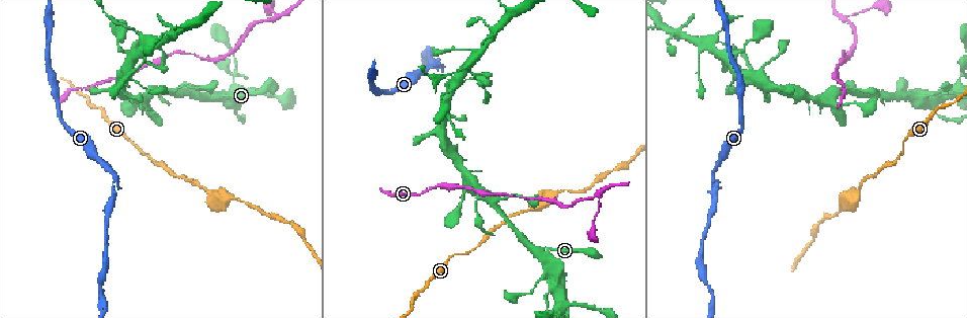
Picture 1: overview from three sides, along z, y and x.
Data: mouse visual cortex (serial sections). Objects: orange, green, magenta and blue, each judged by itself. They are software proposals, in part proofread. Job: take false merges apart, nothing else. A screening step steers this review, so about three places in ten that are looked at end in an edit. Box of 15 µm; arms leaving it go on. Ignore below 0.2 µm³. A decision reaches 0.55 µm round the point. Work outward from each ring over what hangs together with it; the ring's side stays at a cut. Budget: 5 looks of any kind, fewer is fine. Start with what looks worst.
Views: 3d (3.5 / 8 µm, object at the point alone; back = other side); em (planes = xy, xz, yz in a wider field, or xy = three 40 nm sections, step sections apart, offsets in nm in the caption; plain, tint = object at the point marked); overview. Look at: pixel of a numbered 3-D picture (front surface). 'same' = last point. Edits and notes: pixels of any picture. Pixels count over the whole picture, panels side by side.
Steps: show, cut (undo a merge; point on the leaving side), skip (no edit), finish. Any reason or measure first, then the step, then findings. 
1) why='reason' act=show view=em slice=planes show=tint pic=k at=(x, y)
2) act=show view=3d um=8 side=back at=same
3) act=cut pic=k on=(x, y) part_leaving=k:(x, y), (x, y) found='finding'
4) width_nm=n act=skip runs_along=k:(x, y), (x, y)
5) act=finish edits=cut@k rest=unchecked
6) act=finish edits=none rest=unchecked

why='abrupt turn' act=show view=3d um=3.5 pic=1 at=(597, 194)

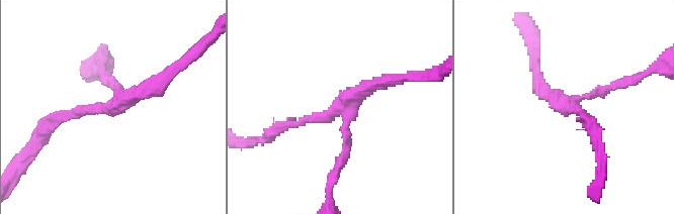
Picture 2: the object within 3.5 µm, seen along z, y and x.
act=show view=em slice=planes show=tint pic=2 at=(112, 105)

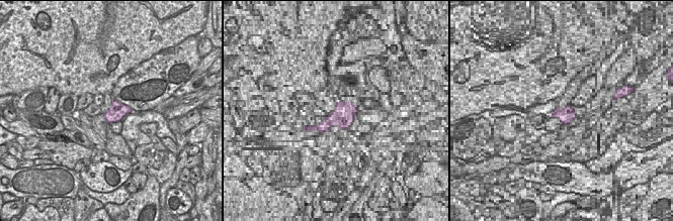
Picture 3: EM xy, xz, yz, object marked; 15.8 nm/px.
act=skip runs_along=2:(52, 121), (114, 106), (114, 84) found='all the same cell'

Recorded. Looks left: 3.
why='looks like a crossing' act=show view=3d um=3.5 pic=1 at=(932, 102)

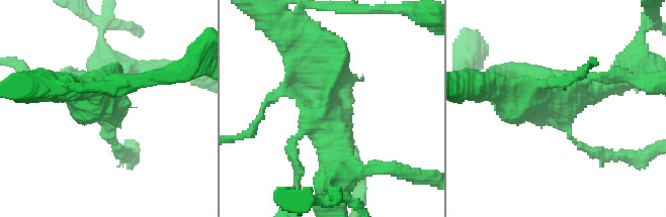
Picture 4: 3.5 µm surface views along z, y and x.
arms=4 arm_widths_nm=150,150,300,600 act=show view=em slice=xy step=3 show=plain pic=4 at=(325, 113)

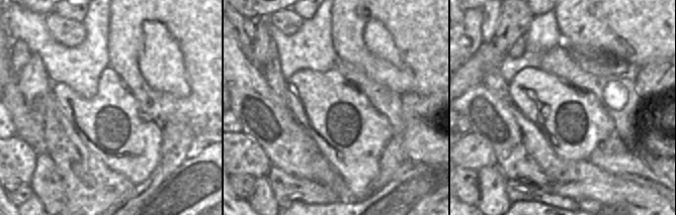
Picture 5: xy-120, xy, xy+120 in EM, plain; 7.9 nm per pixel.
why='with the object marked' act=show view=em slice=xy step=3 show=tint at=same

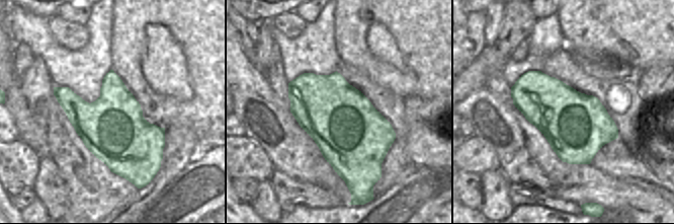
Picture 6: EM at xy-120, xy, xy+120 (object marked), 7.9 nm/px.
act=skip runs_along=4:(302, 51), (323, 77), (336, 171) found='all the same cell'

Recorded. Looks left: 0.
act=finish edits=none rest=unchecked

